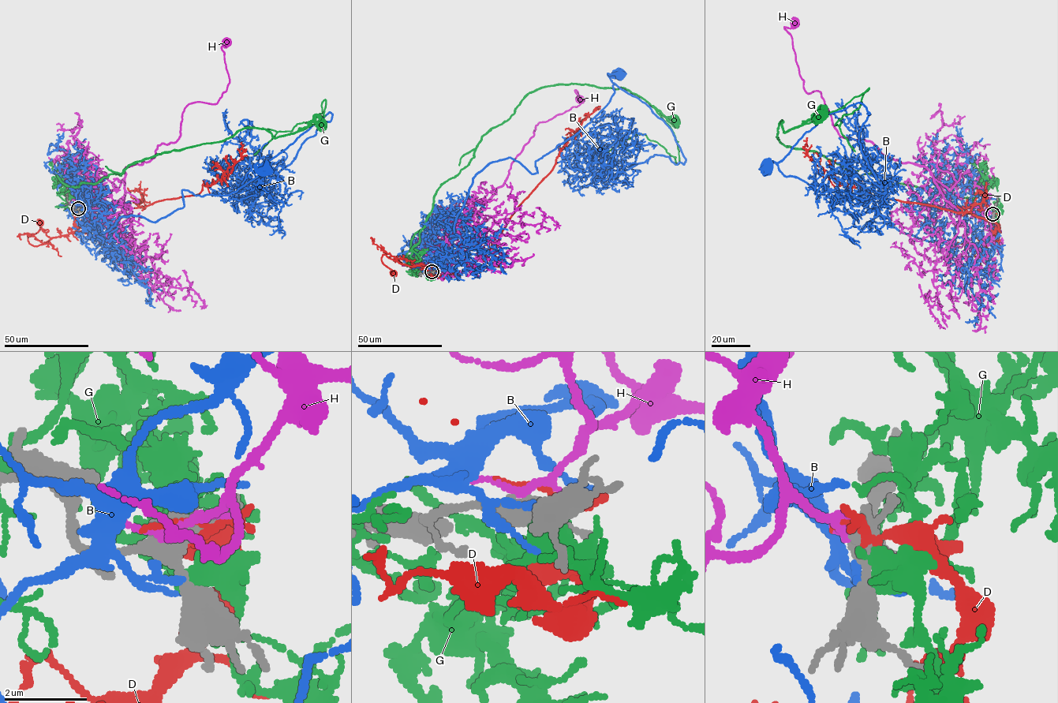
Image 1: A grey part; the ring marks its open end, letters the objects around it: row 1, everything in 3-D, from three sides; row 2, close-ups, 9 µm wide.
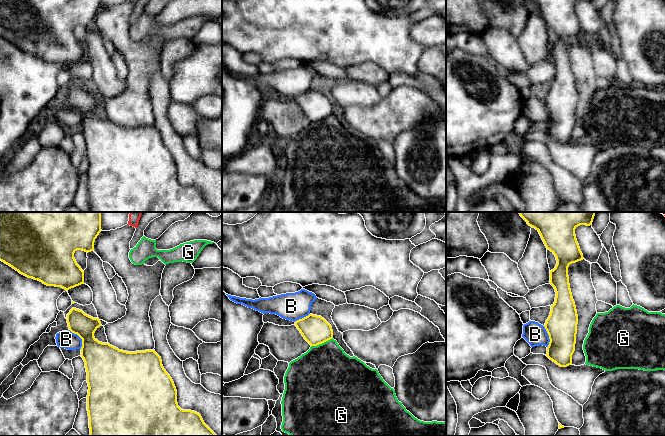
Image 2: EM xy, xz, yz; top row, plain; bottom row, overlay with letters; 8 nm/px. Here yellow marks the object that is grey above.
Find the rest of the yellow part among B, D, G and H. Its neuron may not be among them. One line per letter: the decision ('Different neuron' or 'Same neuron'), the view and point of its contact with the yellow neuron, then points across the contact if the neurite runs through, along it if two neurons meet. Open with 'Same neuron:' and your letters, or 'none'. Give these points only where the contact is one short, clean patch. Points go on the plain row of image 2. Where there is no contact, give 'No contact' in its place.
Same neuron: H
B: Different neuron. Touches yellow at xy (80, 113)
D: Different neuron. No contact
G: Different neuron. Touches yellow at xz (321, 119). Boundary: xz (332, 113), (311, 122)
H: Same neuron. No contact

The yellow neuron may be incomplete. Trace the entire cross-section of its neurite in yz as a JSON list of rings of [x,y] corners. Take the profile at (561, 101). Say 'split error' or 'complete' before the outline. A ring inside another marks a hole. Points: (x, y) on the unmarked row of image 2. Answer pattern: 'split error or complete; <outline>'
complete; [[[592,0],[528,1],[539,8],[547,26],[550,26],[557,36],[555,44],[550,47],[550,60],[555,65],[556,73],[554,80],[551,81],[550,91],[544,101],[550,115],[546,132],[560,143],[567,143],[572,140],[572,131],[575,127],[578,100],[577,86],[569,60],[568,43],[570,40],[584,35],[576,15],[575,5],[580,1],[590,2]]]

